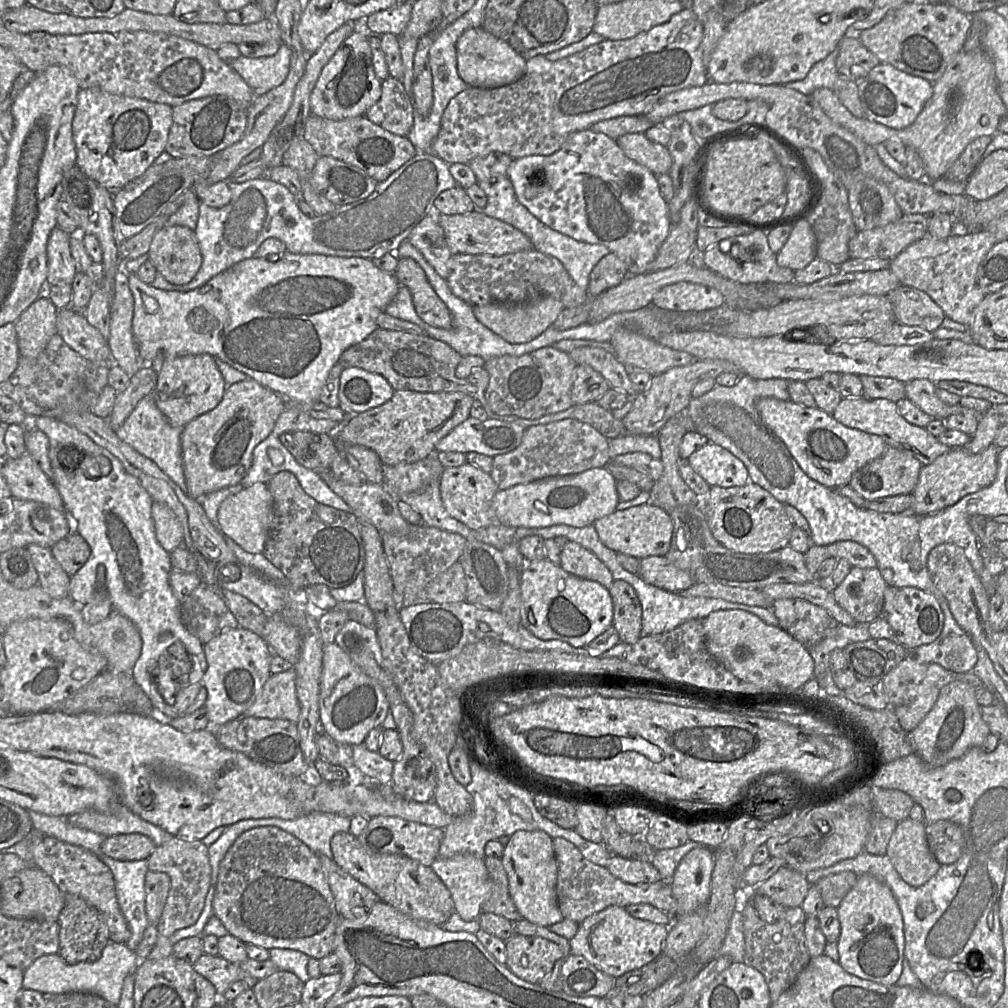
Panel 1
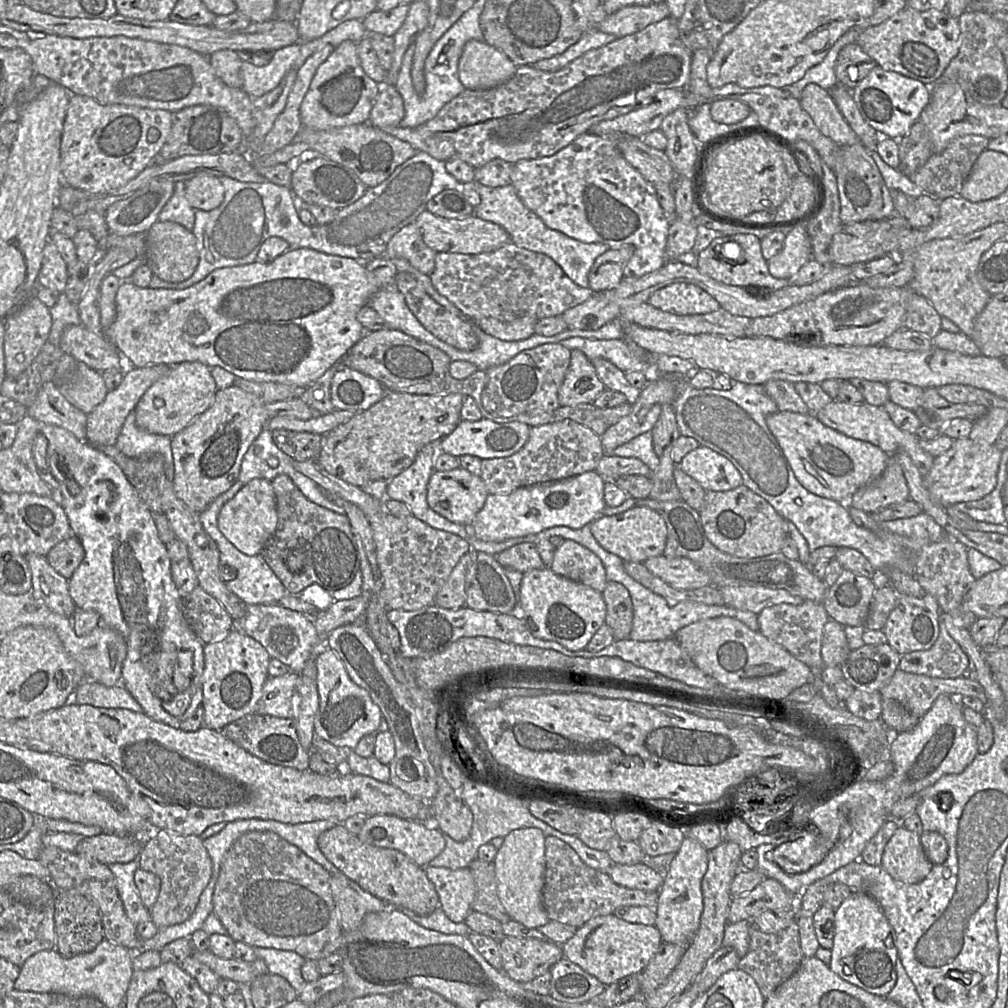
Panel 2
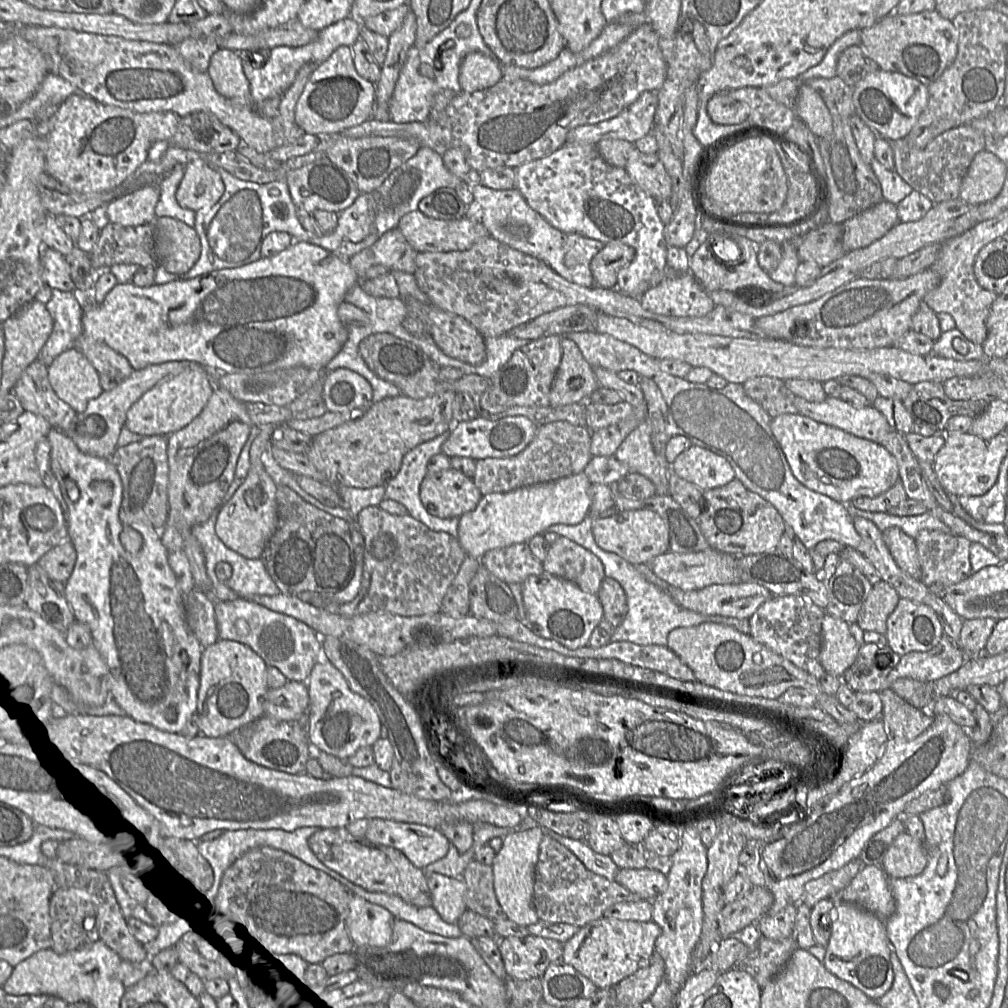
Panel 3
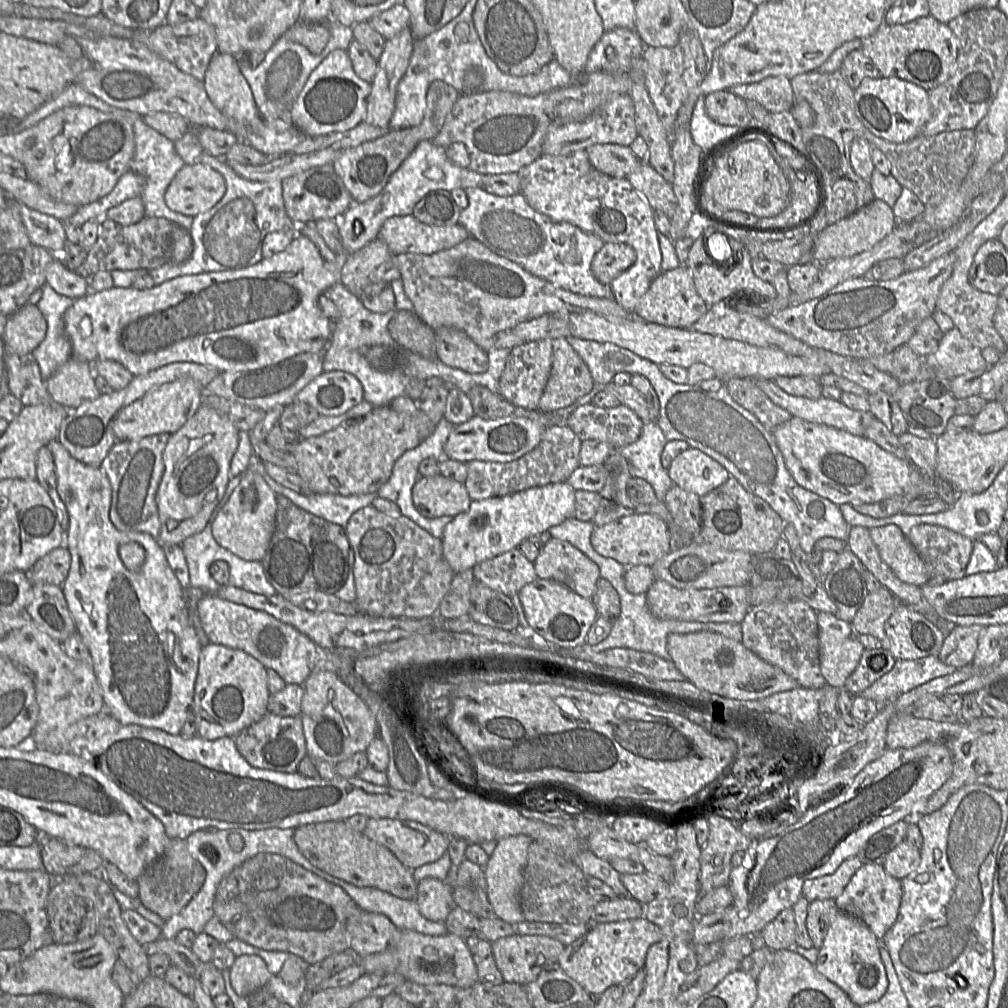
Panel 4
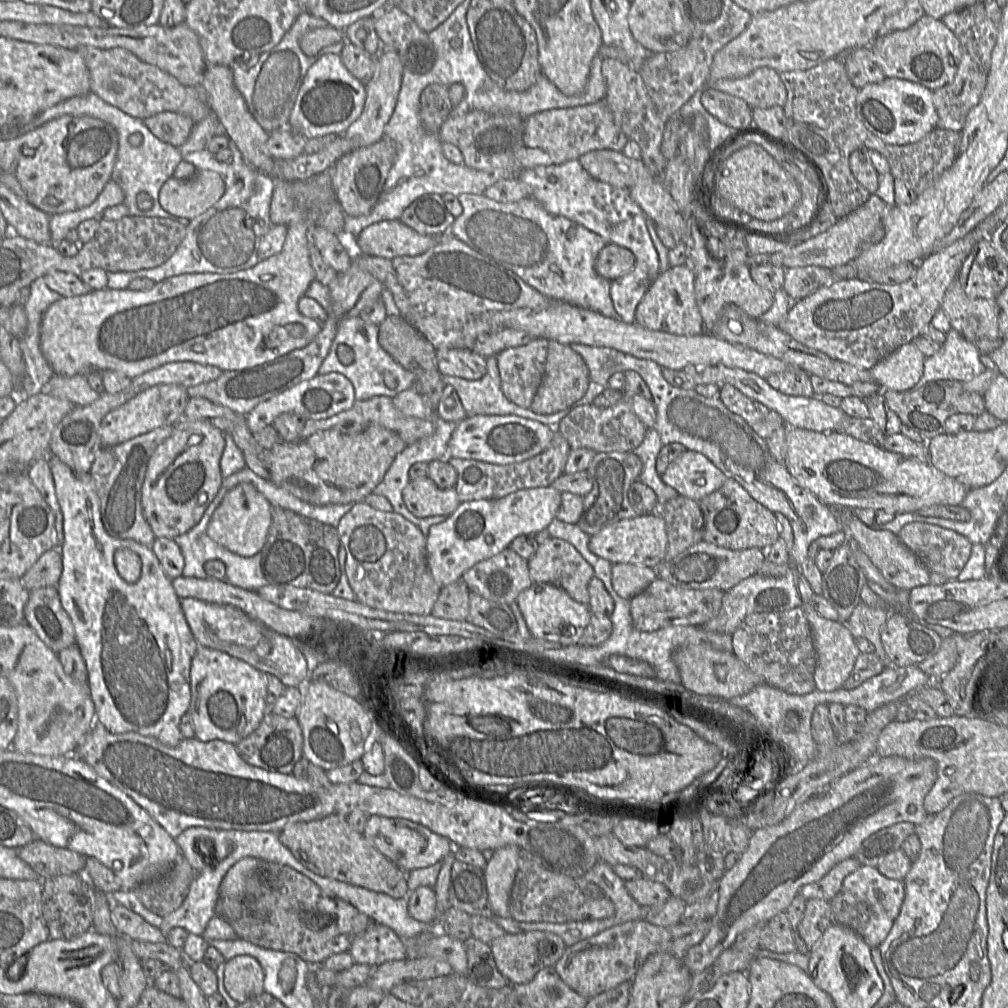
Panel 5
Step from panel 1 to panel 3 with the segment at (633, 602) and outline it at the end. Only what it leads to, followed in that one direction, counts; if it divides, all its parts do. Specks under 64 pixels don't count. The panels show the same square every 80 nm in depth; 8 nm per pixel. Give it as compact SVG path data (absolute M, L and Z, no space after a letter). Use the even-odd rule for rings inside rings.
M605 577L597 596L603 607L603 619L615 629L623 622L628 612L624 589L615 579Z

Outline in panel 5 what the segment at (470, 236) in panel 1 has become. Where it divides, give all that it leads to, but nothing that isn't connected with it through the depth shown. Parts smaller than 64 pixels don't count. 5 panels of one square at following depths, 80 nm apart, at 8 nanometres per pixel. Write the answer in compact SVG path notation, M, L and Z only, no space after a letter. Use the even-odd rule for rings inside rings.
M399 219L373 223L363 229L356 242L360 254L393 258L416 256L434 247L440 235L422 235Z

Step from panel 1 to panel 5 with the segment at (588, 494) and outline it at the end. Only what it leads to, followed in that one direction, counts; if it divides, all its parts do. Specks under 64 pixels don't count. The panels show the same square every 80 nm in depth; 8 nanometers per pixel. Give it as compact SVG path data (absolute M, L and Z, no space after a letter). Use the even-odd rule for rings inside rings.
M550 485L518 490L497 500L461 502L444 522L432 525L426 536L426 561L434 581L446 587L475 564L508 548L516 537L546 529L556 517L561 494Z

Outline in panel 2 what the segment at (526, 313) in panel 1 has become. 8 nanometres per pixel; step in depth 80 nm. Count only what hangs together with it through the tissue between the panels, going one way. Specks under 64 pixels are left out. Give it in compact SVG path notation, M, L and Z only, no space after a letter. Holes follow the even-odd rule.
M489 317L479 320L477 323L486 334L495 338L504 341L519 341L535 334L535 325L538 320L535 317L521 317L502 321Z

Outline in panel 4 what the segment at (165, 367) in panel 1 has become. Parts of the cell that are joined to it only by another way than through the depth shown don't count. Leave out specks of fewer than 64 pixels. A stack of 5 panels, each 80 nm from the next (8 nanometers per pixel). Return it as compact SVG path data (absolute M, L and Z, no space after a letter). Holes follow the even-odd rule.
M189 377L162 384L121 409L112 421L113 433L117 441L136 440L161 433L173 434L196 413L203 395L203 387Z

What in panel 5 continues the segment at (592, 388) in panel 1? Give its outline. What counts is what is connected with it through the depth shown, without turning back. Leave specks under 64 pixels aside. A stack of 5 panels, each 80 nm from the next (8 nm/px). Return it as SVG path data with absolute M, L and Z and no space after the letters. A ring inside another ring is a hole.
M549 340L544 378L529 408L541 415L565 410L585 395L590 382L589 368L582 356L567 344Z

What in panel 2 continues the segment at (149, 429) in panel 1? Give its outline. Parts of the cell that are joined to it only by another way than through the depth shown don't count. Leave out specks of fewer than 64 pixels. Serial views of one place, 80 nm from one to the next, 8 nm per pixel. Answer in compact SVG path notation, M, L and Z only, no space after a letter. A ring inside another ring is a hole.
M133 410L126 418L115 445L123 454L134 459L161 458L164 462L166 477L173 481L174 460L171 441L172 436L154 434L140 429L136 425Z

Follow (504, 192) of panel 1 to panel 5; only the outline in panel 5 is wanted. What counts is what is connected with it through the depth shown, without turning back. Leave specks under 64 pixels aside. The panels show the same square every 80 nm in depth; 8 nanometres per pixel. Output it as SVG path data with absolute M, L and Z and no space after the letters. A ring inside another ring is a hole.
M462 193L457 196L462 213L456 217L447 231L477 253L511 270L524 282L545 296L588 308L609 318L617 318L610 296L611 282L599 275L595 261L599 251L607 242L595 232L564 217L549 213L537 200L526 197L512 203L501 203L483 194Z

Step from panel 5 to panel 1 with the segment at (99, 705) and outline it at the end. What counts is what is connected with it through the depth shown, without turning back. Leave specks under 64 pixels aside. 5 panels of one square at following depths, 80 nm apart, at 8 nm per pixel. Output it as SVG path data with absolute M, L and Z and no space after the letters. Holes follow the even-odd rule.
M38 416L30 419L30 427L42 431L48 437L48 458L53 471L53 483L61 495L64 510L73 522L73 530L79 533L91 548L91 554L86 563L70 577L69 596L77 603L87 604L99 589L97 568L99 565L103 565L106 569L105 589L111 599L114 611L129 618L138 628L142 639L141 654L130 671L135 681L150 698L159 716L165 719L180 716L173 705L168 704L163 698L161 668L158 664L160 658L165 658L168 647L175 643L168 644L168 642L162 643L160 641L161 634L170 632L176 638L176 642L181 642L191 655L193 671L191 673L181 673L180 666L178 666L176 671L181 675L176 676L172 667L170 667L175 693L170 694L169 698L172 699L181 688L187 685L200 685L201 689L195 700L182 715L195 712L204 706L207 699L207 689L202 685L202 678L208 664L204 644L185 628L180 619L180 602L174 595L169 583L169 575L172 570L170 553L156 539L152 519L152 505L154 502L152 497L136 477L127 473L118 458L98 446L87 435L58 418Z

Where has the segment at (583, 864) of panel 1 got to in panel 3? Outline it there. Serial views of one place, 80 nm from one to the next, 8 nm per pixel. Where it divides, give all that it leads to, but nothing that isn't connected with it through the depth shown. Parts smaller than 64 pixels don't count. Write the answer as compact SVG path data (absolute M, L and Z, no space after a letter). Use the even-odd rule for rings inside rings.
M545 831L539 846L534 873L532 905L539 920L567 923L578 928L603 917L605 910L620 902L641 899L615 880L609 880L589 871L564 845Z

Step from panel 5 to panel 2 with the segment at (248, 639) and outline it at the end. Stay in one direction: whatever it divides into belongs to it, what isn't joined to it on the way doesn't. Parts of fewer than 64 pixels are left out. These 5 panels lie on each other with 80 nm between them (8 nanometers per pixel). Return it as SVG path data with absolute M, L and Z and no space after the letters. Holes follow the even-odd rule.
M247 605L245 616L234 620L233 630L258 641L272 659L281 661L291 672L297 674L302 672L310 658L315 658L316 664L316 657L325 645L325 639L317 634L314 619L279 605Z

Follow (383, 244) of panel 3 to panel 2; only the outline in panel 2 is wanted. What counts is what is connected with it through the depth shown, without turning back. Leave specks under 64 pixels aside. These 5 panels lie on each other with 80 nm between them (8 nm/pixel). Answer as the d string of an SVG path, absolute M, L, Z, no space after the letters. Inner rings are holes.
M411 223L400 229L388 242L383 258L405 259L417 271L430 275L435 268L437 252L423 241L422 231L417 223Z

